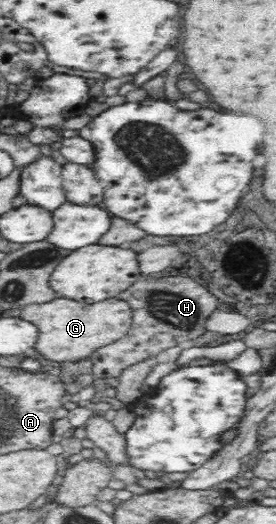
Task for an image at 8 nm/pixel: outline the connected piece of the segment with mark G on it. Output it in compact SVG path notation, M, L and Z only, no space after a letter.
M58 298L46 304L32 304L22 308L20 318L38 326L40 336L36 342L36 350L46 360L70 363L86 359L86 356L89 357L94 350L118 342L129 334L133 322L130 306L118 298L108 298L96 304L82 304L82 302Z

